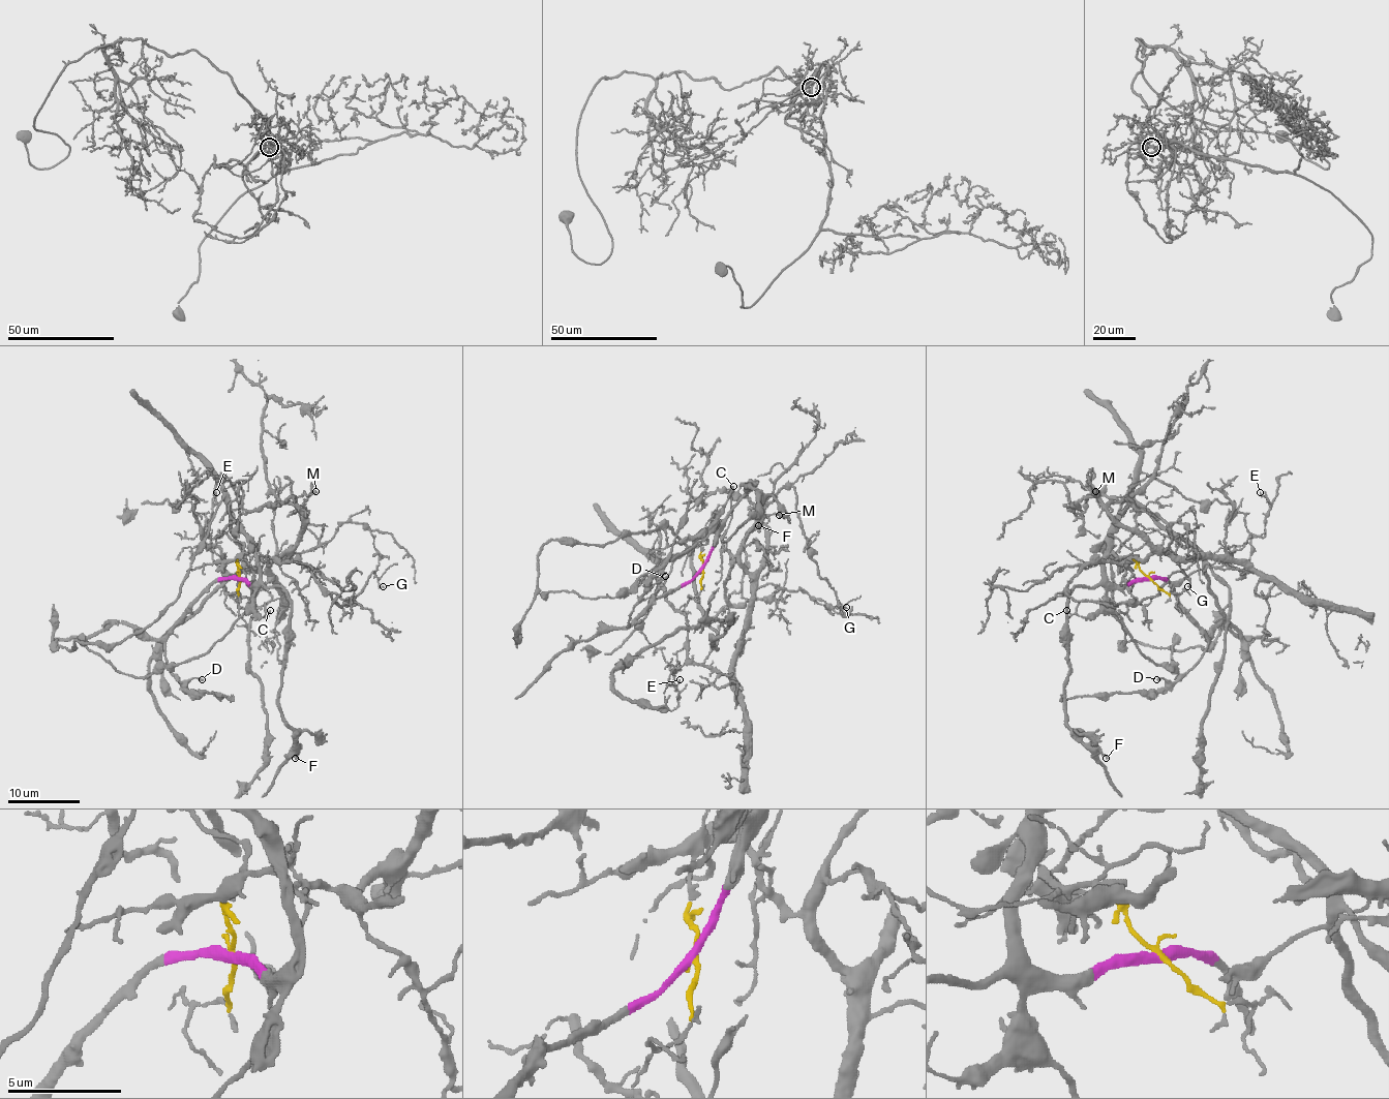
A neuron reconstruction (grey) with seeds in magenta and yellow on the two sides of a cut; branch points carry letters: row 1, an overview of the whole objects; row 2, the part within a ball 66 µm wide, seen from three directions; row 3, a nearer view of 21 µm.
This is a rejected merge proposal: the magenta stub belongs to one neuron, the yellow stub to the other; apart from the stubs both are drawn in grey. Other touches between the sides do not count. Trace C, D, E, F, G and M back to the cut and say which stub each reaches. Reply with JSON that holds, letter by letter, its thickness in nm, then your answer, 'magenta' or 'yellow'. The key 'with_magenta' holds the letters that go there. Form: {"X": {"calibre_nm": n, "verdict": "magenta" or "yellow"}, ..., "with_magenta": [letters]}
{"C": {"calibre_nm": 90, "verdict": "magenta"}, "D": {"calibre_nm": 200, "verdict": "magenta"}, "E": {"calibre_nm": 130, "verdict": "yellow"}, "F": {"calibre_nm": 190, "verdict": "magenta"}, "G": {"calibre_nm": 140, "verdict": "yellow"}, "M": {"calibre_nm": 180, "verdict": "yellow"}, "with_magenta": ["C", "D", "F"]}

